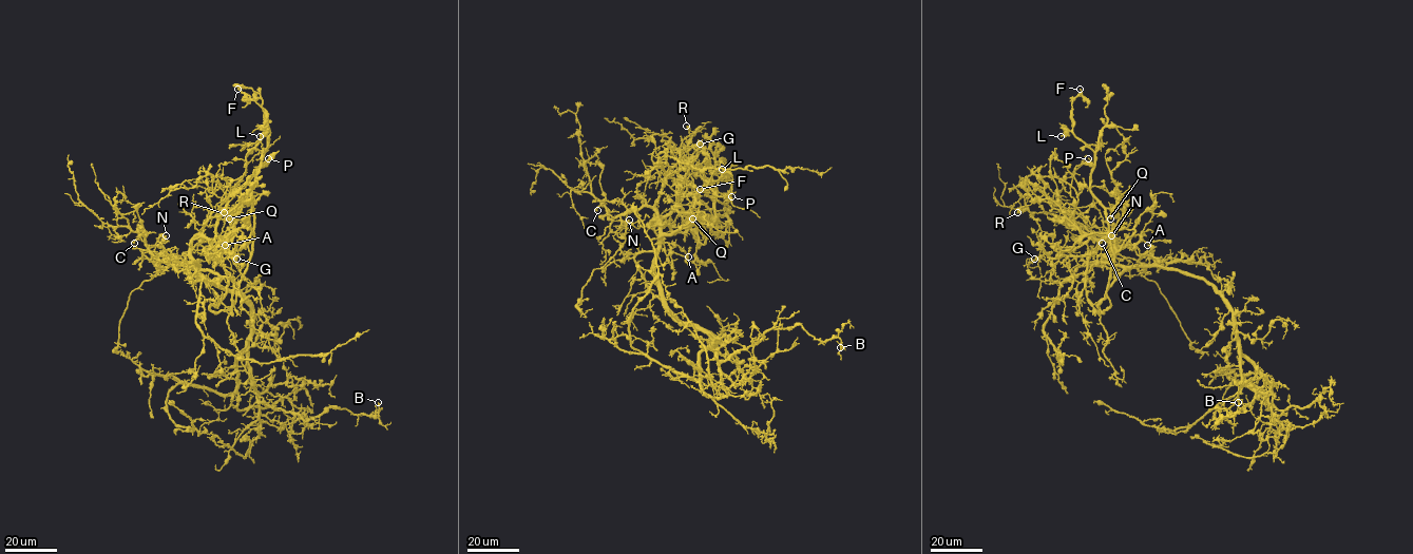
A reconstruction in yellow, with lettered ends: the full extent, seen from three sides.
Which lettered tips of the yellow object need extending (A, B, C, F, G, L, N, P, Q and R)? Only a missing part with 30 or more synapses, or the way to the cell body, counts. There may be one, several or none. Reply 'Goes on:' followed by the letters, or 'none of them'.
Goes on: none of them

